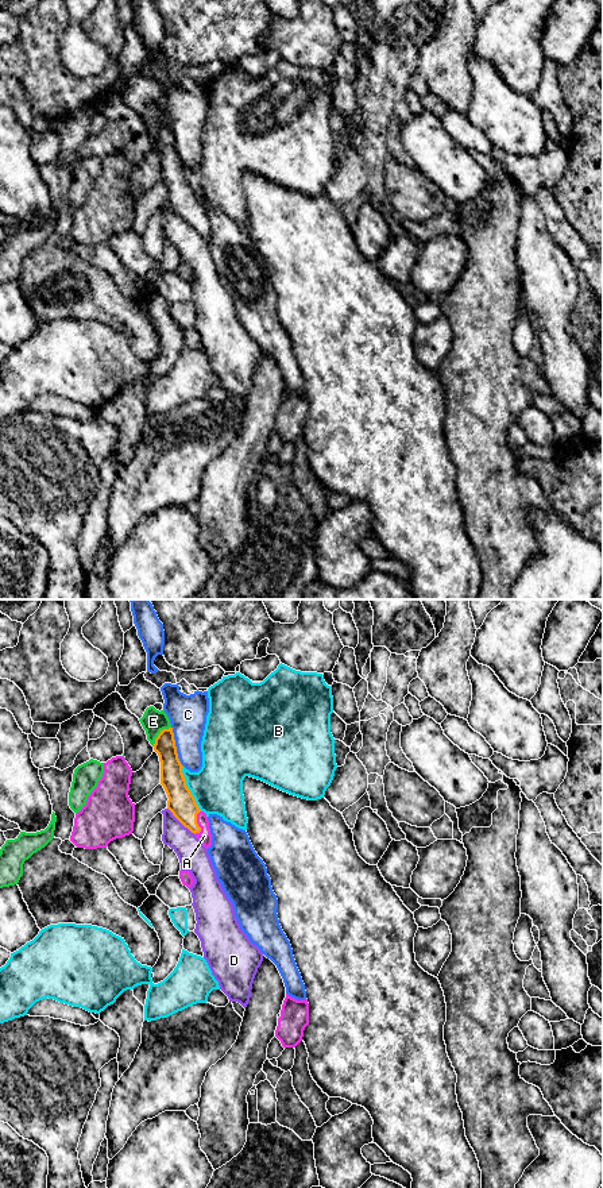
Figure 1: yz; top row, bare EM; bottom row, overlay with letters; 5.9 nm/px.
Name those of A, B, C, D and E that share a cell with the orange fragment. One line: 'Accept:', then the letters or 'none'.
Accept: A

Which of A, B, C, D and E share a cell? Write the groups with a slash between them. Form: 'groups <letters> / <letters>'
groups A / B / C / D / E

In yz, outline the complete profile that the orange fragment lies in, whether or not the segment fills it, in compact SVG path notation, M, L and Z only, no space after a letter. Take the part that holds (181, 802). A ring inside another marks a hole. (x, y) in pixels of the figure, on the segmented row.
M173 728L163 729L155 738L154 751L161 761L161 784L167 794L167 809L173 815L208 849L212 845L209 821L196 803L194 796L186 786L177 753Z

